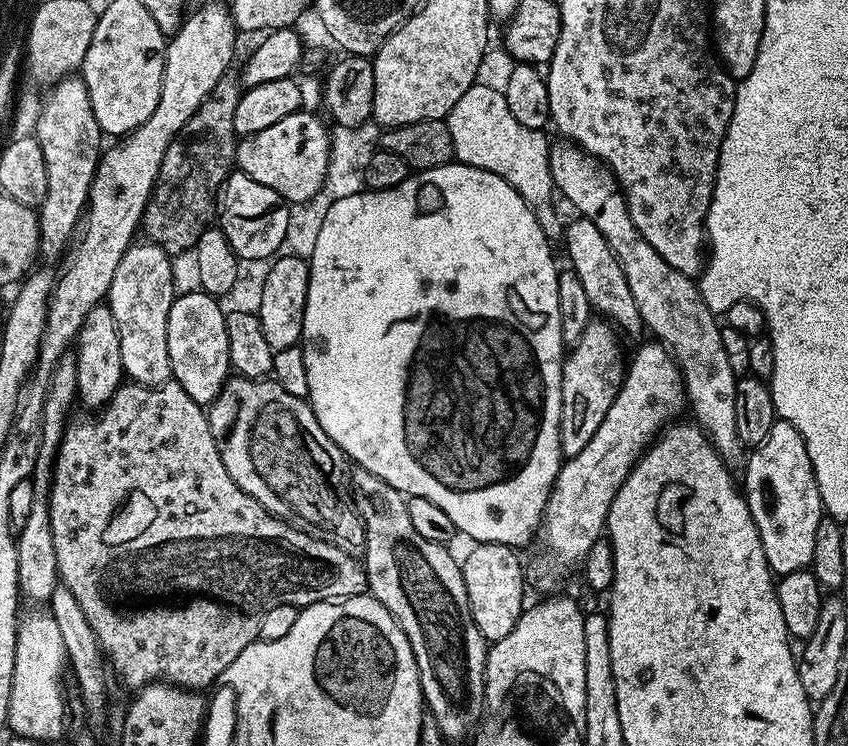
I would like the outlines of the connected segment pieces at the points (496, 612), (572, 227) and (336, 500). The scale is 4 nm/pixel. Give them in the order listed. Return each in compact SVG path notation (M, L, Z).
M477 543L476 548L465 560L462 560L462 571L466 582L466 596L470 598L470 612L478 630L484 635L484 639L495 642L506 638L510 630L518 622L526 607L524 601L524 568L520 565L520 556L515 547L510 544L482 544Z
M577 217L576 221L572 223L569 221L565 225L562 242L566 244L566 252L571 262L569 265L581 279L582 287L590 299L593 311L608 319L626 338L628 336L634 340L640 337L642 332L645 333L646 327L639 308L634 302L632 292L628 288L626 276L596 225L584 217Z
M233 375L224 381L222 390L212 399L211 404L206 408L208 421L210 422L210 430L214 442L220 451L222 462L226 466L226 470L230 474L230 478L234 478L234 482L246 494L250 494L250 498L254 498L263 506L267 512L274 514L278 519L285 520L290 526L294 526L298 530L302 530L306 534L310 534L314 538L318 538L322 542L330 542L330 546L338 546L342 550L353 554L363 553L364 542L364 521L361 520L356 505L352 503L352 493L350 491L350 472L346 465L346 457L340 448L326 434L326 430L322 430L322 426L318 422L318 418L314 414L312 405L308 403L303 396L295 396L294 394L286 394L286 390L282 390L282 386L274 378L265 378L263 380L252 380L248 376Z

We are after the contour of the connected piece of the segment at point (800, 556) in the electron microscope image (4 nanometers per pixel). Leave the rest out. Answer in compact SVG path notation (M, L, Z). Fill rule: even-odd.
M778 418L766 442L747 453L743 468L742 495L758 526L769 570L781 577L808 568L814 558L814 533L825 511L802 434L788 420Z

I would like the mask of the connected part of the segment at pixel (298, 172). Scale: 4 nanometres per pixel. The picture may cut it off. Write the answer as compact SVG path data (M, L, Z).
M301 110L286 114L282 122L258 130L258 134L245 136L237 143L235 167L254 182L270 186L289 205L307 204L319 194L327 178L327 162L331 146L329 129L312 112Z

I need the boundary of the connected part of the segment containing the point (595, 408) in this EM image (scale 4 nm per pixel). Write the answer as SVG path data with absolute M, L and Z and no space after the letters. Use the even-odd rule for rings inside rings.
M596 318L571 345L564 357L562 374L562 410L560 411L560 454L561 457L576 456L594 438L606 410L614 402L620 384L624 381L626 355L620 349L621 337L611 323ZM617 336L617 337L616 337Z

